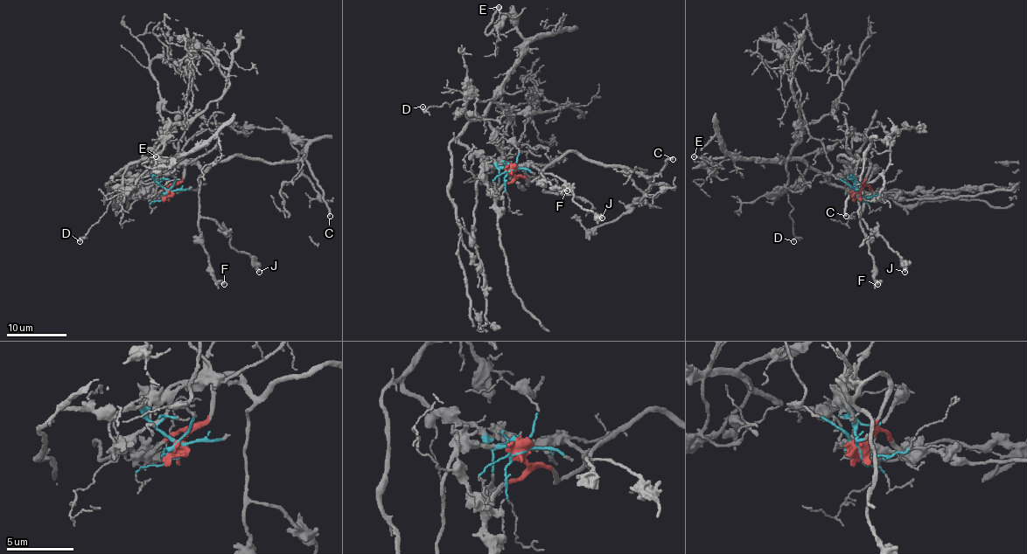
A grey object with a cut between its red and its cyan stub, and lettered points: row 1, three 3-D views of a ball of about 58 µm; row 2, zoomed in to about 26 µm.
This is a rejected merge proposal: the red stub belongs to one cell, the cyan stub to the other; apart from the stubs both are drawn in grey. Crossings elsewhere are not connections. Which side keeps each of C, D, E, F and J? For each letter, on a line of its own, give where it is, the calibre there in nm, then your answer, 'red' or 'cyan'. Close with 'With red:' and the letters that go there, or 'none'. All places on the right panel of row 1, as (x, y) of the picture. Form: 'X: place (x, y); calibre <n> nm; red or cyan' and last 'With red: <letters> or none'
C: place (846, 216); calibre 240 nm; red
D: place (793, 241); calibre 120 nm; cyan
E: place (694, 156); calibre 220 nm; cyan
F: place (877, 284); calibre 400 nm; red
J: place (904, 272); calibre 360 nm; red
With red: C, F, J

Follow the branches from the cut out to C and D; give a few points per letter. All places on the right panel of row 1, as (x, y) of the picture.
C: (855, 193), (867, 176), (867, 160), (852, 169), (840, 155), (862, 160), (846, 216)
D: (855, 193), (855, 182), (848, 176), (827, 176), (808, 168), (787, 189), (793, 242)

